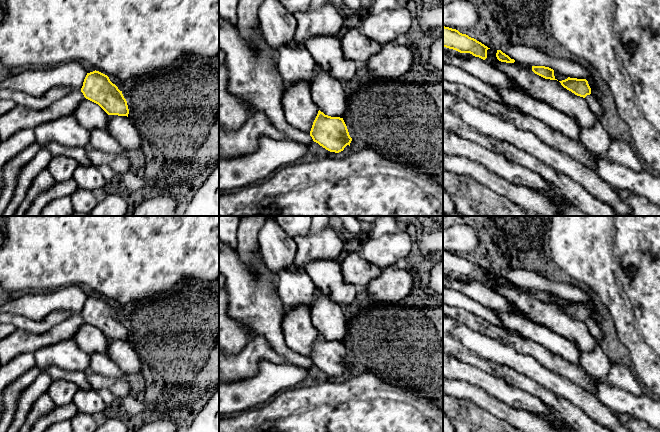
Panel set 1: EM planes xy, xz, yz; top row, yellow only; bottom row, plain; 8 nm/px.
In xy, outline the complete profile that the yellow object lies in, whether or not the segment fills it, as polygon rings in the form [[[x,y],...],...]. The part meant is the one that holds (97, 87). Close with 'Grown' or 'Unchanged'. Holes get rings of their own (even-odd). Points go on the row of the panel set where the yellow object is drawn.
[[[96,70],[87,73],[81,92],[86,99],[98,104],[108,115],[128,117],[127,101],[122,91],[107,75]]]. Unchanged

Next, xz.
[[[320,110],[313,122],[310,136],[314,142],[335,153],[343,151],[352,141],[343,118],[325,115]]]. Unchanged

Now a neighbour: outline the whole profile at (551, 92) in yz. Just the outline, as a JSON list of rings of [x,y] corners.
[[[488,49],[486,62],[502,71],[515,85],[532,98],[544,102],[559,112],[573,119],[580,128],[591,128],[599,118],[590,110],[585,98],[580,97],[564,88],[557,80],[545,79],[532,71],[532,66],[515,61],[514,63],[501,62],[496,57],[497,50]]]

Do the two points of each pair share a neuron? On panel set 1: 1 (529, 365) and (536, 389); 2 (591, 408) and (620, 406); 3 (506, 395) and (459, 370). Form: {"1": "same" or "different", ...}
{"1": "different", "2": "different", "3": "same"}

